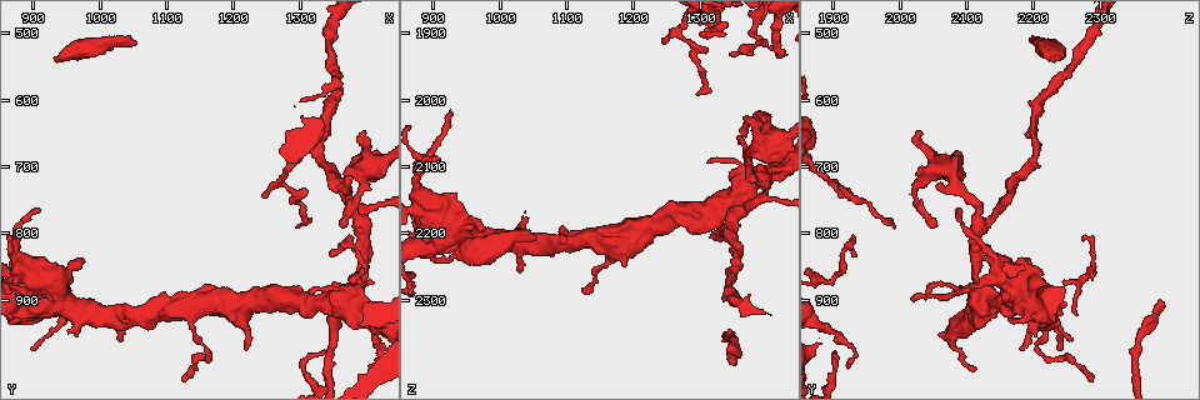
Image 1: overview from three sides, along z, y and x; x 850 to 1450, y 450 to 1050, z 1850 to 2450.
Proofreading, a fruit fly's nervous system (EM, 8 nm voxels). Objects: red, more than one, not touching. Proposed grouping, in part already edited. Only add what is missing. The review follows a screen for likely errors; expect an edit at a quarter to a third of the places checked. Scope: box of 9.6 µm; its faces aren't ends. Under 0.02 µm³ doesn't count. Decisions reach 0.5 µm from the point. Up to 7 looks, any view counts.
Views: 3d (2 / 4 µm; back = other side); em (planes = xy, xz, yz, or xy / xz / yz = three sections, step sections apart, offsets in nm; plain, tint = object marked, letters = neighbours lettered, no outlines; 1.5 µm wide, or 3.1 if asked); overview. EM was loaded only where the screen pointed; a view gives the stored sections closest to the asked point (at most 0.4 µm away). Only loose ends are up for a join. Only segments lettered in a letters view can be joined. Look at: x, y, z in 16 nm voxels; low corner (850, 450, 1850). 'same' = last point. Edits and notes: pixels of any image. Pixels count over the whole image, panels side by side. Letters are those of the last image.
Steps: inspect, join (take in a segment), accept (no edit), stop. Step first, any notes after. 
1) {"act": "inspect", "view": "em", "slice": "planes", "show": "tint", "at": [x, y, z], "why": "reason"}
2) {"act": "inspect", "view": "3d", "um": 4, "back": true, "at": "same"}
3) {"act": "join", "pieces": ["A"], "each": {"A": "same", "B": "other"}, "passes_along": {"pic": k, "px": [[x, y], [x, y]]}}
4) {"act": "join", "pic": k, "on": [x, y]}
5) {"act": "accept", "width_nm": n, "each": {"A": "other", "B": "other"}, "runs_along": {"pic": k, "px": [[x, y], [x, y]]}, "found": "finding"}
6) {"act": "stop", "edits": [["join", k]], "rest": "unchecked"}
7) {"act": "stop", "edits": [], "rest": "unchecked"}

{"act": "inspect", "view": "3d", "um": 2, "at": [1400, 1000, 1920], "why": "end of a long branch"}

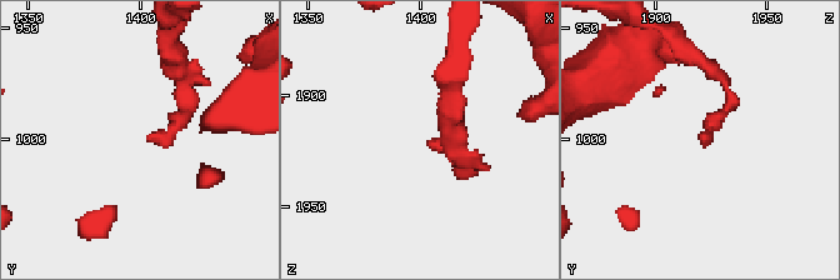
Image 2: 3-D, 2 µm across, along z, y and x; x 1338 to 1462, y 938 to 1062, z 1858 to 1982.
{"act": "inspect", "view": "em", "slice": "planes", "show": "letters", "at": [1404, 1000, 1920], "why": "need the tissue"}

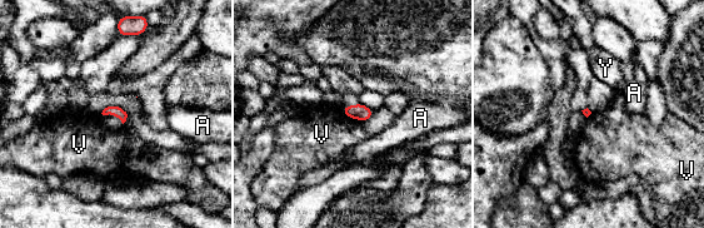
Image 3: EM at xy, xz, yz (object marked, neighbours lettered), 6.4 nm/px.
{"act": "accept", "each": {"A": "other", "V": "other", "Y": "other"}, "border": {"pic": 3, "px": [[340, 109], [346, 115], [360, 122]]}, "found": "no lettered segment goes on from it"}

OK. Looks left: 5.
{"act": "inspect", "view": "3d", "um": 2, "at": [905, 770, 2085], "why": "tapers out"}

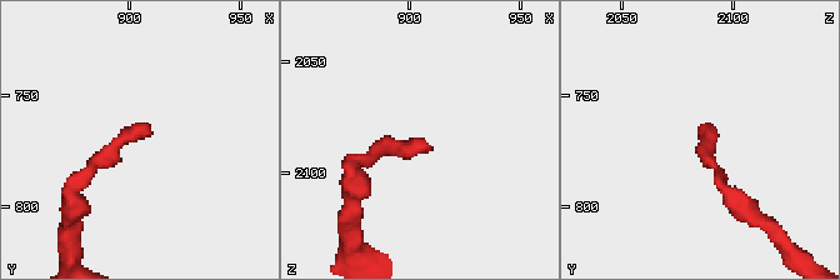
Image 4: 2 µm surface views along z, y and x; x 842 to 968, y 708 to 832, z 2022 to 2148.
{"act": "inspect", "view": "em", "slice": "xy", "step": 8, "show": "letters", "at": [908, 766, 2086]}

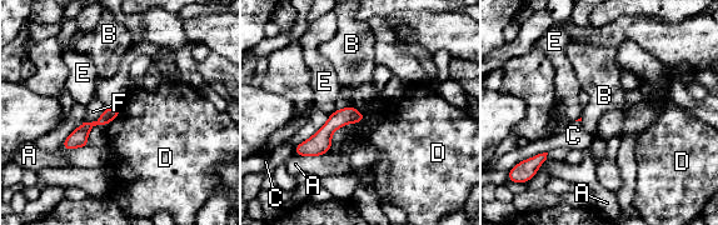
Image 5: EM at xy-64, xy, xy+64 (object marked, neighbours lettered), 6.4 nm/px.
{"act": "accept", "each": {"A": "other", "B": "other", "C": "other", "D": "other", "E": "other", "F": "other"}, "border": {"pic": 5, "px": [[120, 114], [105, 126]]}, "found": "no lettered segment goes on from it"}

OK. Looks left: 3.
{"act": "inspect", "view": "em", "slice": "planes", "show": "tint", "at": [1050, 515, 2205], "why": "free end"}

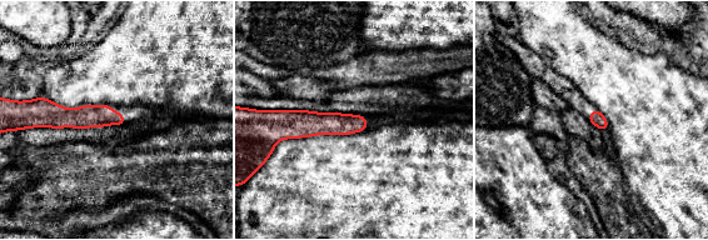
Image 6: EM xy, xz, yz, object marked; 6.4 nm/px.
{"act": "inspect", "view": "em", "slice": "planes", "show": "letters", "at": "same"}

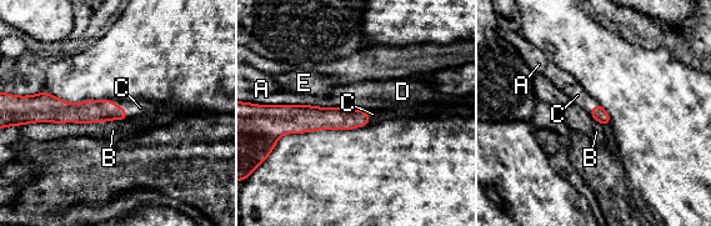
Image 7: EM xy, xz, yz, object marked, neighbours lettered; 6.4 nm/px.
{"act": "join", "pieces": ["C"], "each": {"A": "other", "B": "other", "C": "same", "D": "other", "E": "other"}, "passes_along": {"pic": 7, "px": [[88, 111], [123, 108], [135, 108]]}, "found": "it goes on there"}

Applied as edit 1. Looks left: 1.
{"act": "stop", "edits": [["join", 7]], "rest": "unchecked"}

